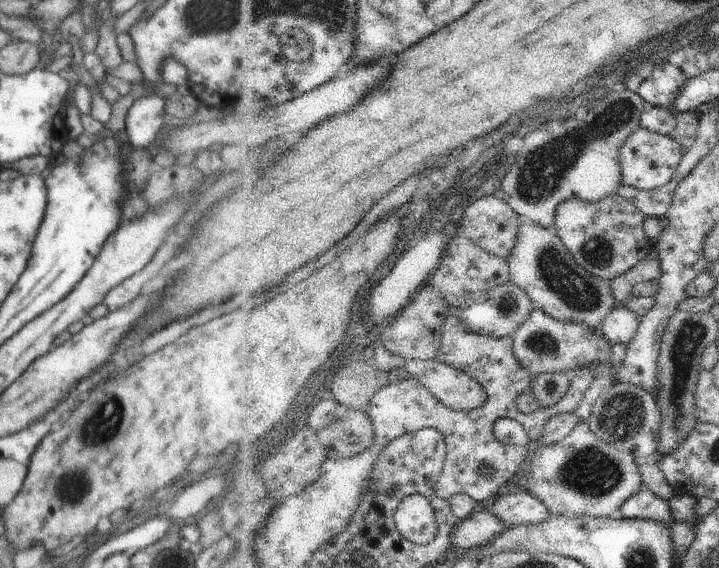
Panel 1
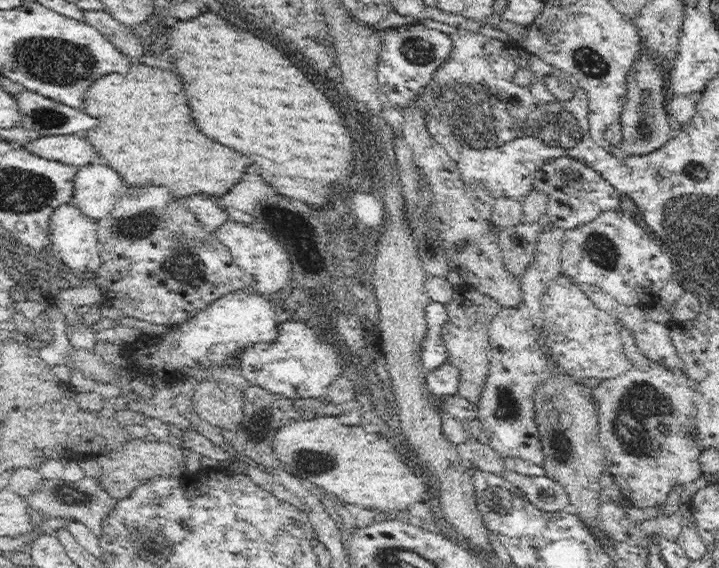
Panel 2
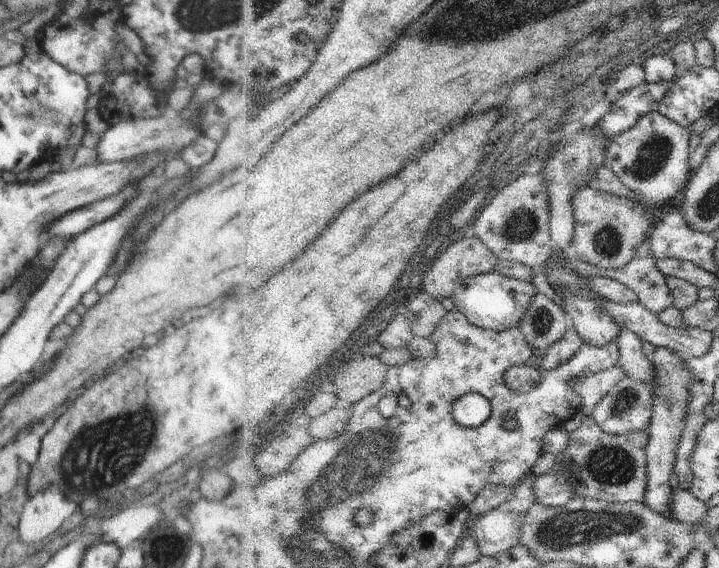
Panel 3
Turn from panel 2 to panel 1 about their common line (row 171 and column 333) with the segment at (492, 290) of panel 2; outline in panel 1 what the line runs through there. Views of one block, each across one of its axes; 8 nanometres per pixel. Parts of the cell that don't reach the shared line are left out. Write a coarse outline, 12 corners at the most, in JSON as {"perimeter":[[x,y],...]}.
{"perimeter":[[344,409],[319,434],[328,458],[366,452],[376,438],[368,411]]}

